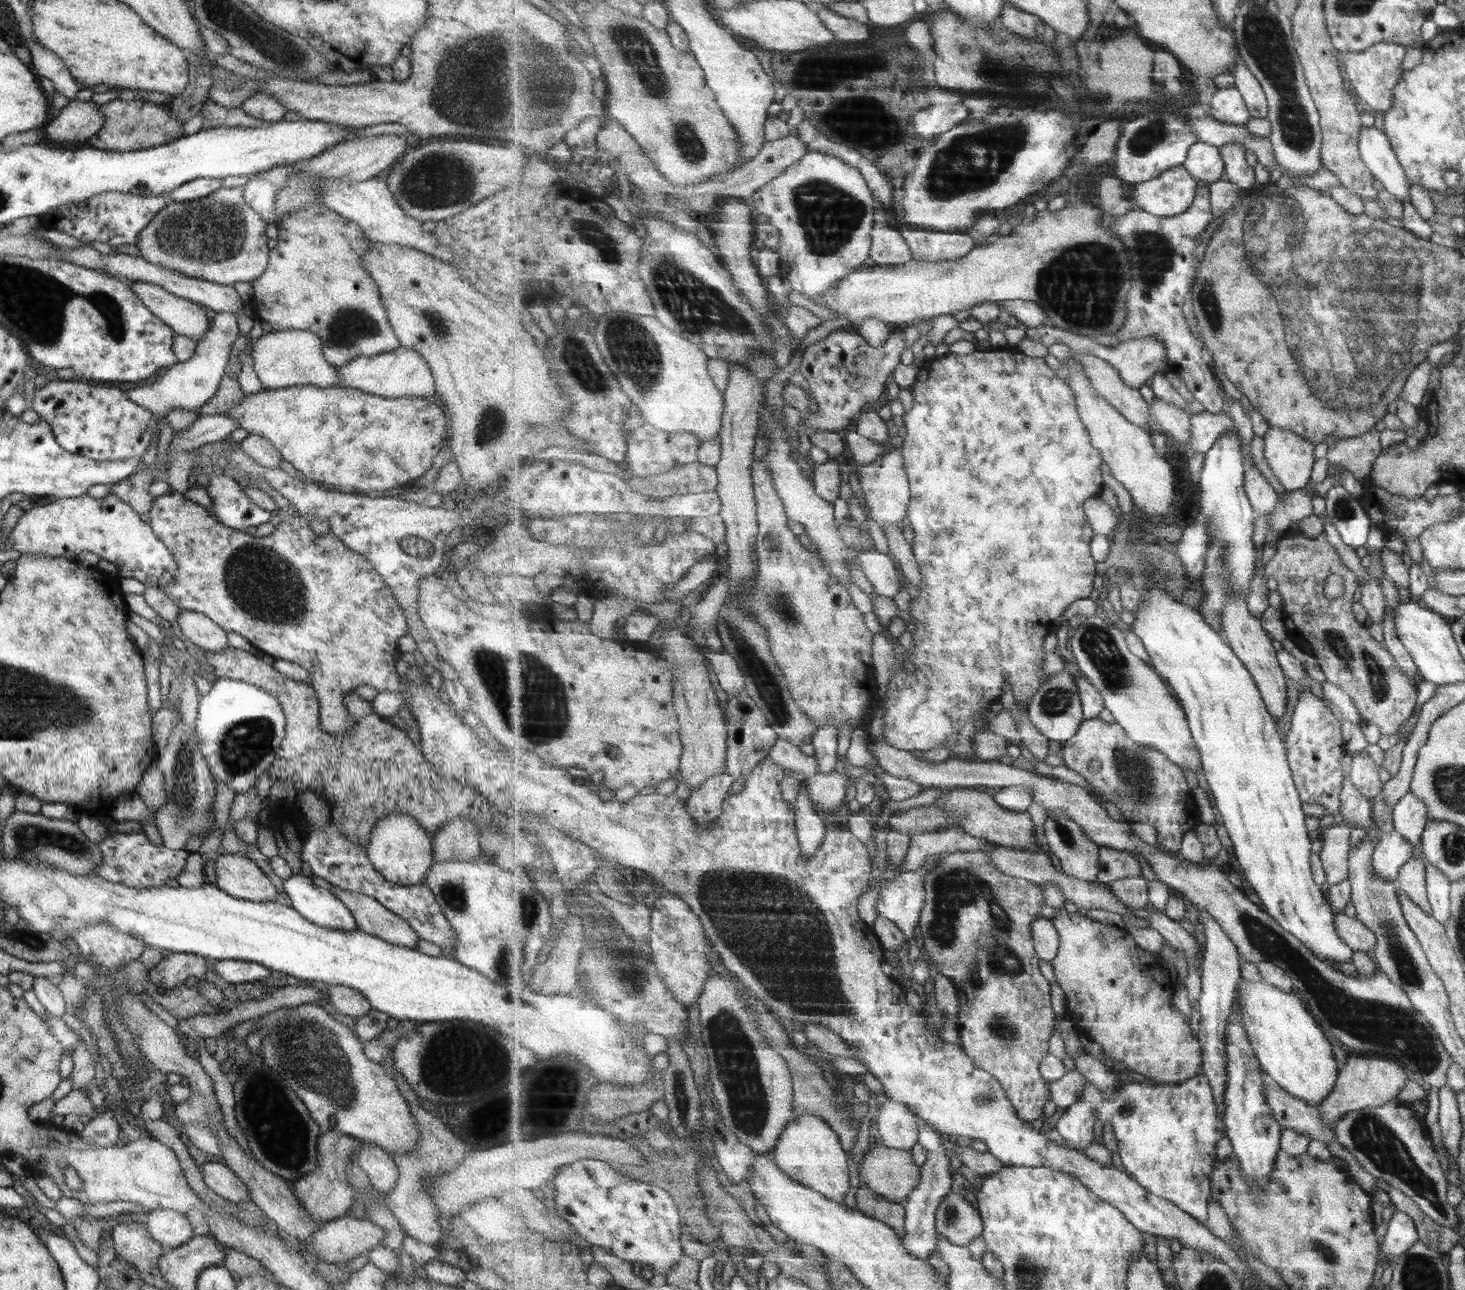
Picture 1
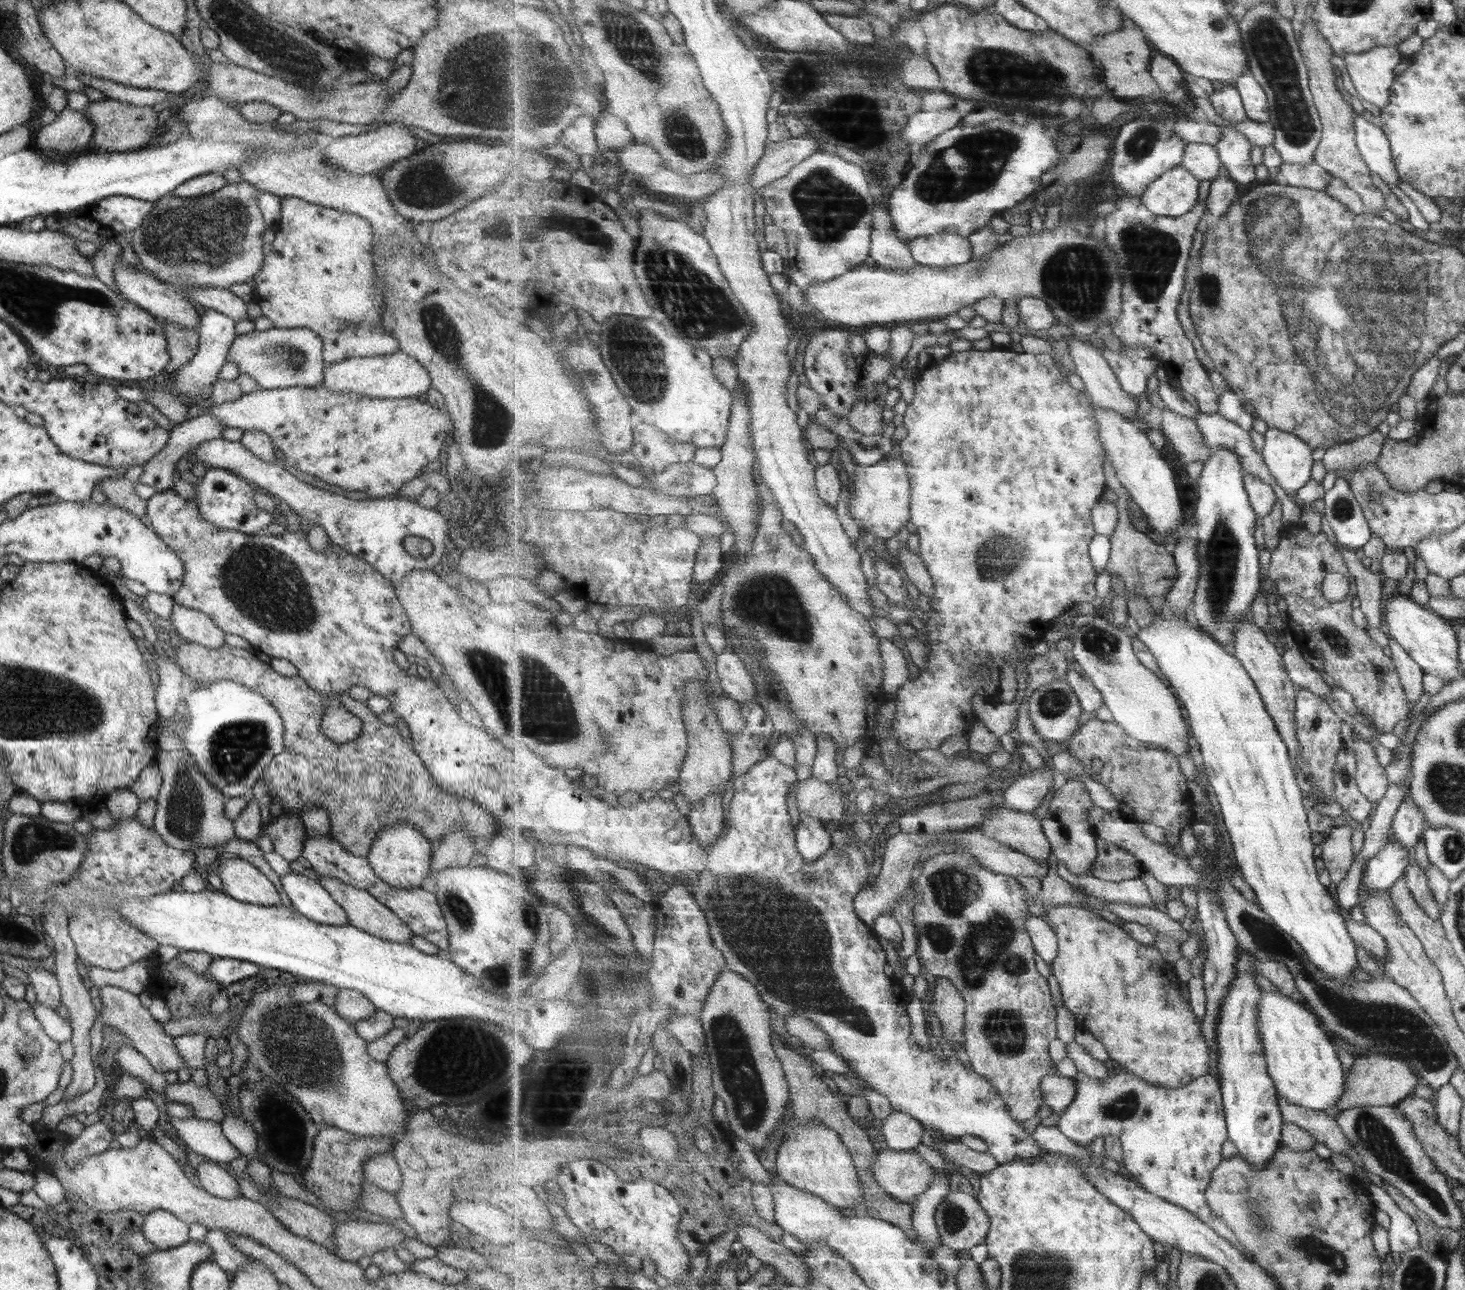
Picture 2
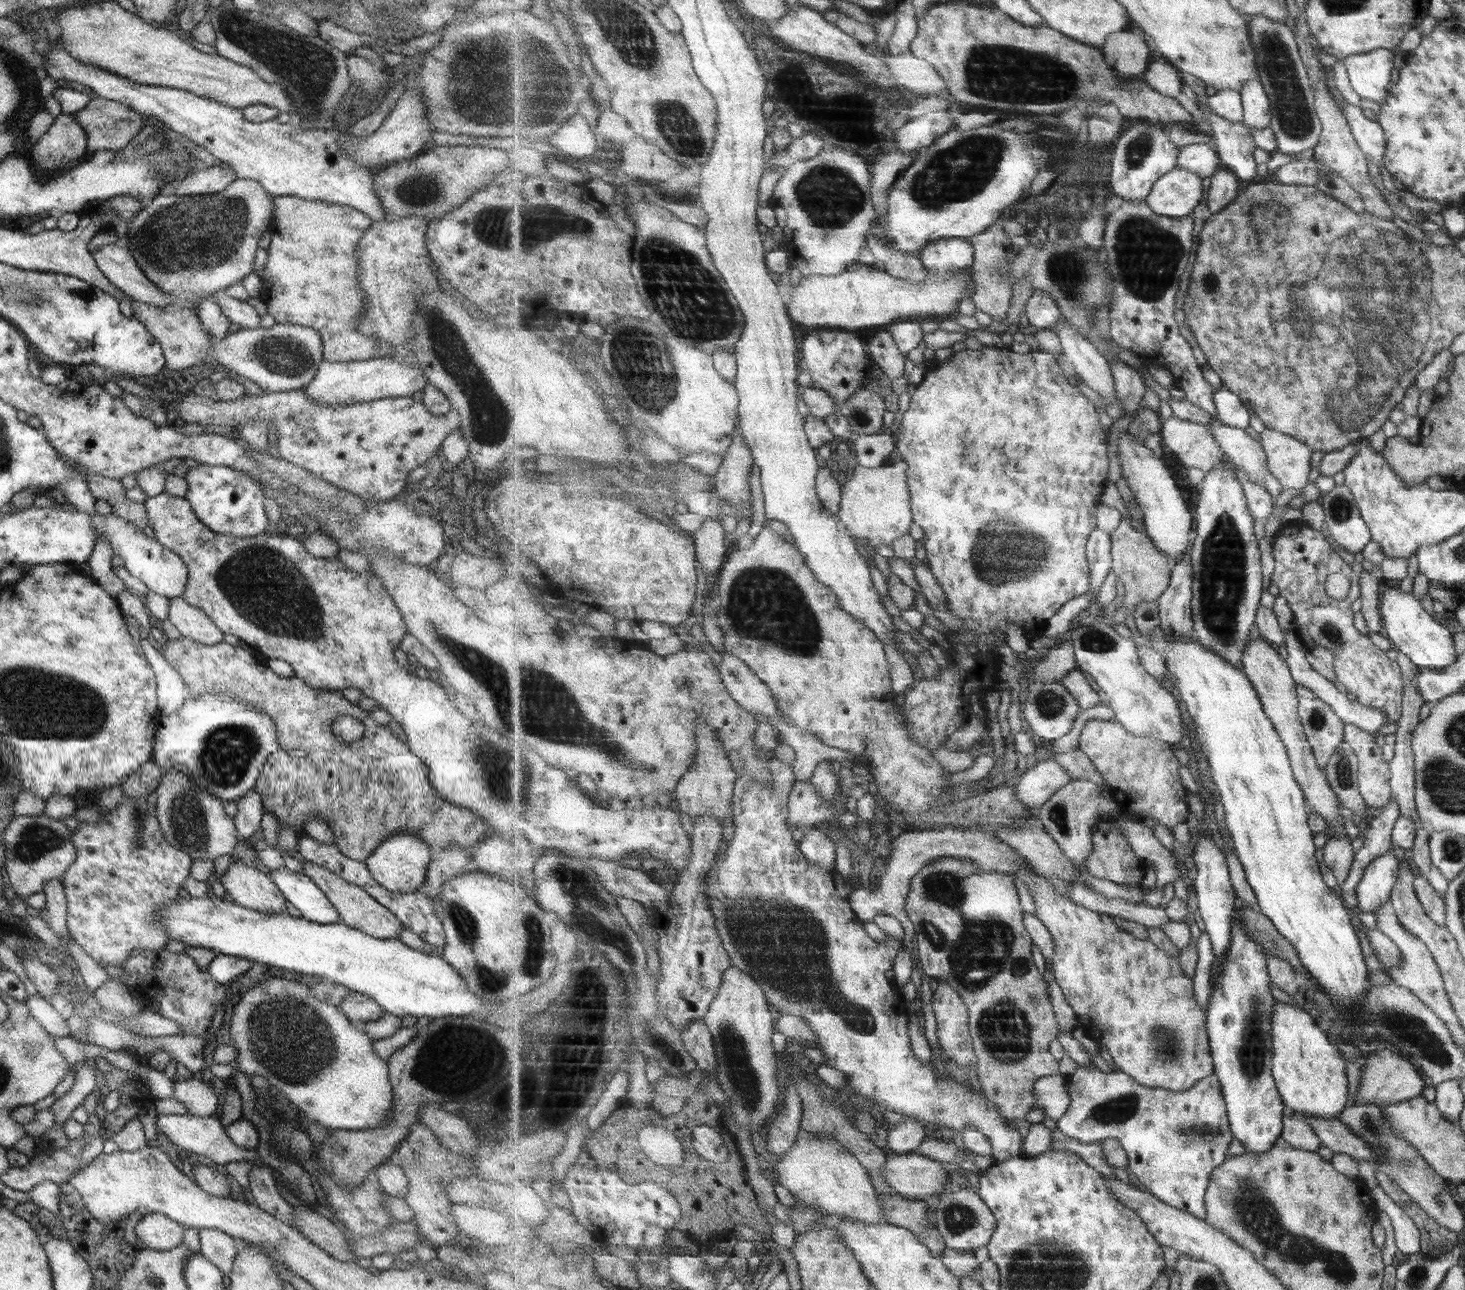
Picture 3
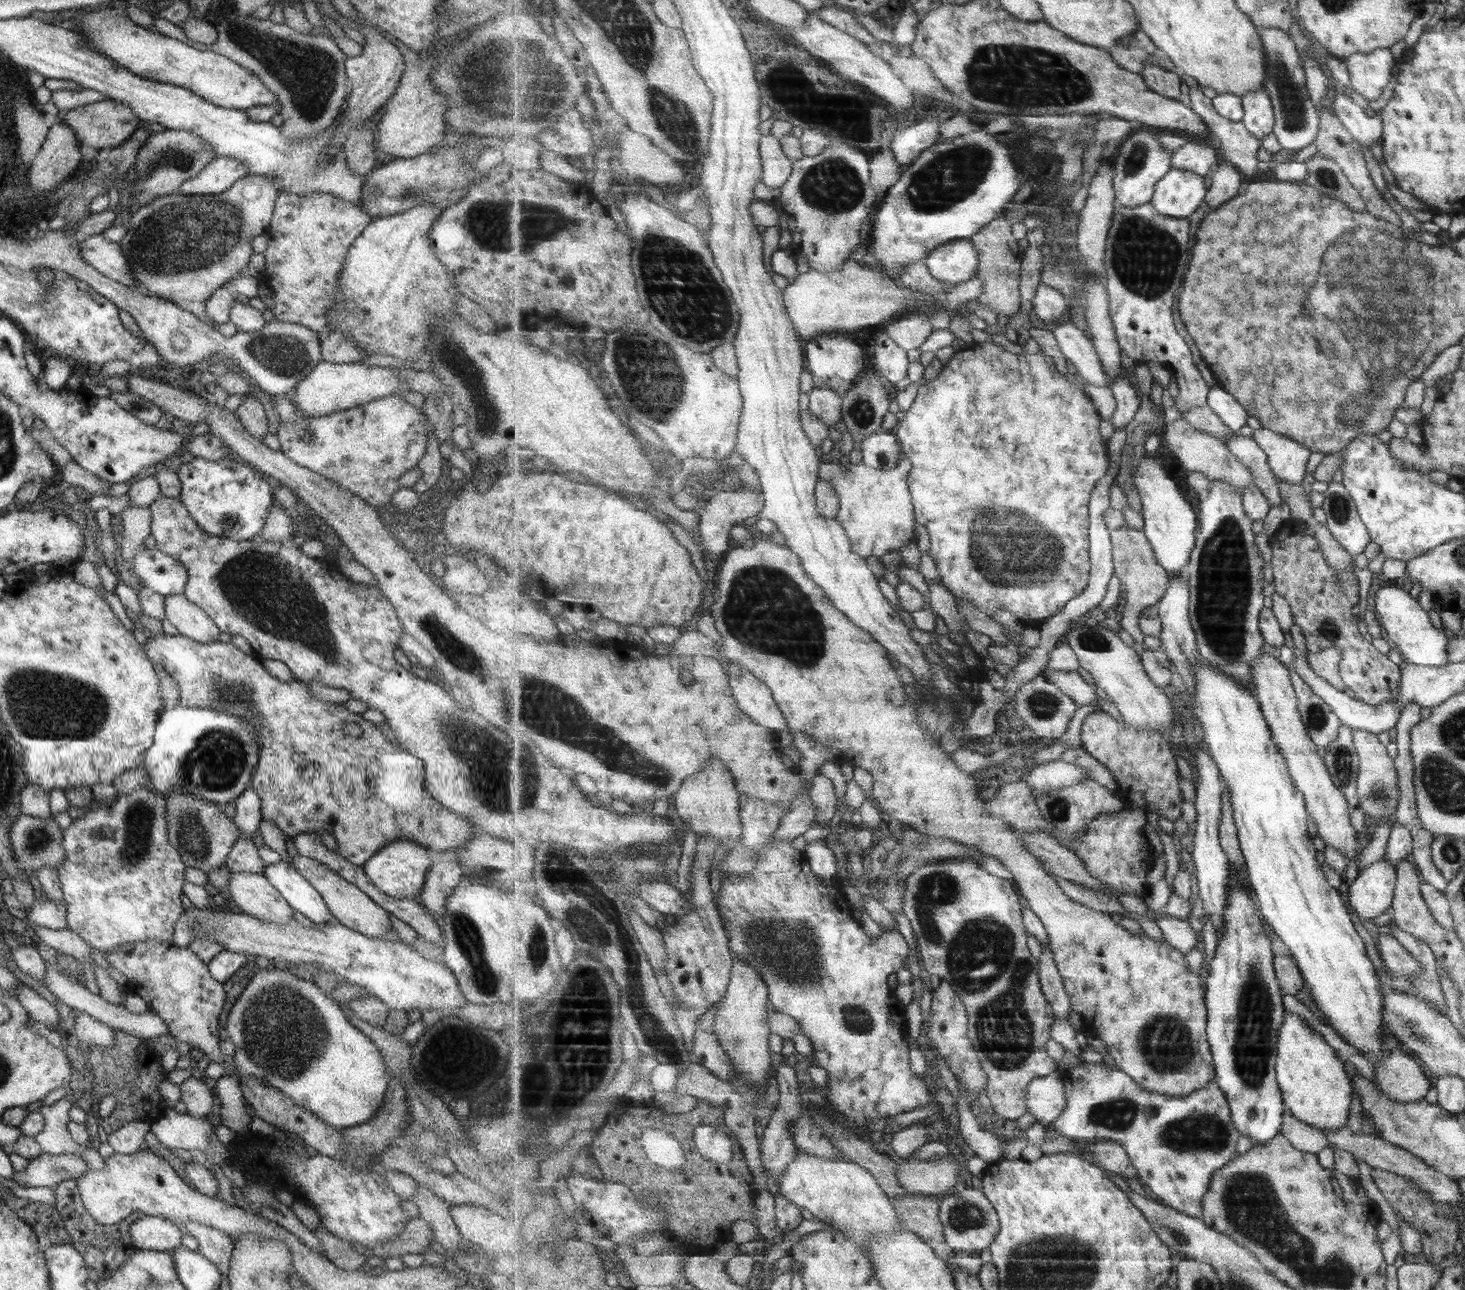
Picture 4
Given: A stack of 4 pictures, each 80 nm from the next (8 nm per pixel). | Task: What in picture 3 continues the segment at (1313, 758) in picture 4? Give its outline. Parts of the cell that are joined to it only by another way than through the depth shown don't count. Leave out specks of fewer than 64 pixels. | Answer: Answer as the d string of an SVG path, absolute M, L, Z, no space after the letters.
M1254 633L1252 640L1248 642L1248 646L1244 650L1244 672L1260 695L1265 713L1267 713L1269 719L1273 720L1273 725L1277 732L1281 734L1281 739L1287 747L1289 759L1292 763L1294 777L1300 783L1301 790L1304 790L1306 804L1310 806L1313 813L1319 815L1327 823L1327 827L1329 827L1328 831L1325 831L1327 837L1344 834L1342 818L1337 814L1338 800L1336 794L1329 786L1329 782L1326 781L1324 771L1313 760L1309 743L1305 742L1304 730L1298 713L1298 684L1291 676L1287 662L1279 656L1277 650L1273 649L1271 643Z

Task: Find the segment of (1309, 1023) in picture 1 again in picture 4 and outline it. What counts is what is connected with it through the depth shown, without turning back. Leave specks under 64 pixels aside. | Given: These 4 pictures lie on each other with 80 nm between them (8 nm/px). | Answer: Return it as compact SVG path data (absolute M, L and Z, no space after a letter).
M1288 1011L1279 1031L1276 1071L1284 1103L1301 1122L1322 1132L1345 1125L1351 1102L1351 1084L1343 1062L1335 1058L1333 1048L1329 1048L1299 1015Z

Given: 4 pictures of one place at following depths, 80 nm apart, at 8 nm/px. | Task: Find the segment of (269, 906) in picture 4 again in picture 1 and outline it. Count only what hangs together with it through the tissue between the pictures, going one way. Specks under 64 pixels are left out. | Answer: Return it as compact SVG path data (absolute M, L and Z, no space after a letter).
M223 854L213 857L216 883L229 896L251 902L281 900L265 874L247 856Z

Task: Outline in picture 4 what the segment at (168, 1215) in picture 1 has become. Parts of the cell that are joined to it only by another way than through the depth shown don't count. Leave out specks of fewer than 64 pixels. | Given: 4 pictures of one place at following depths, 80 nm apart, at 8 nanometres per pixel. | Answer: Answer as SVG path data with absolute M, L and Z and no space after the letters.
M142 1215L129 1226L129 1239L136 1249L171 1252L183 1237L180 1226L161 1217Z

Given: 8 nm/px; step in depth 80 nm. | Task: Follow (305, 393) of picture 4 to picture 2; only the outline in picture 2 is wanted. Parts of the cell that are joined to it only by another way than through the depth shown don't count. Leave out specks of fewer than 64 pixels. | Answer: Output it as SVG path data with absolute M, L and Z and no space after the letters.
M399 350L393 354L373 357L351 357L323 365L321 386L329 392L350 392L369 398L395 400L417 397L427 393L430 386L428 372L417 361Z

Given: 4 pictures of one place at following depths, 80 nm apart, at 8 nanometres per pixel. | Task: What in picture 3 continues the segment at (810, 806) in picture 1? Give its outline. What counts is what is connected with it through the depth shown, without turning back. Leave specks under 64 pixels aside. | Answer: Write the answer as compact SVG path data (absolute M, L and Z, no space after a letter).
M817 828L805 830L804 836L800 841L799 847L808 861L815 866L826 866L826 868L835 868L835 845L829 839L829 836Z

